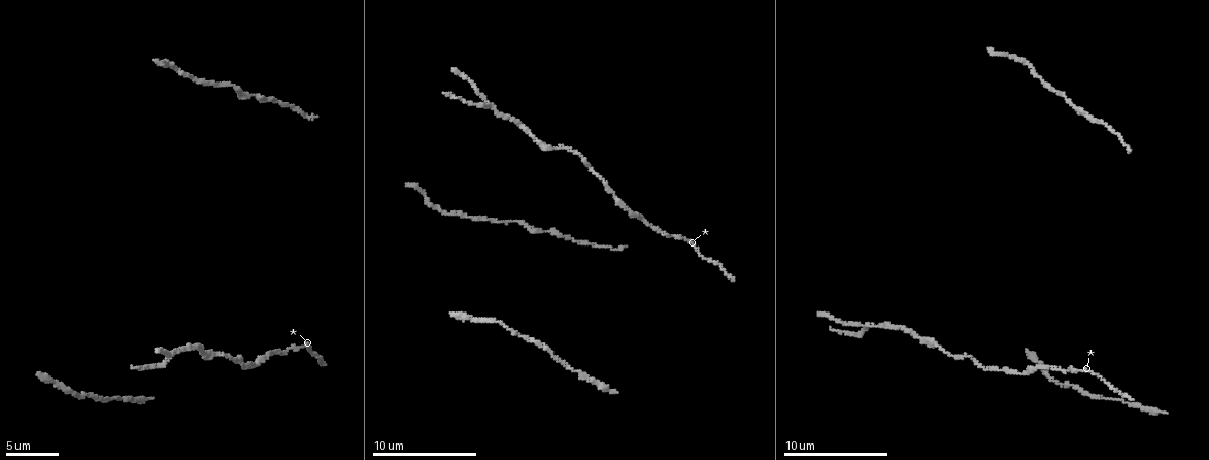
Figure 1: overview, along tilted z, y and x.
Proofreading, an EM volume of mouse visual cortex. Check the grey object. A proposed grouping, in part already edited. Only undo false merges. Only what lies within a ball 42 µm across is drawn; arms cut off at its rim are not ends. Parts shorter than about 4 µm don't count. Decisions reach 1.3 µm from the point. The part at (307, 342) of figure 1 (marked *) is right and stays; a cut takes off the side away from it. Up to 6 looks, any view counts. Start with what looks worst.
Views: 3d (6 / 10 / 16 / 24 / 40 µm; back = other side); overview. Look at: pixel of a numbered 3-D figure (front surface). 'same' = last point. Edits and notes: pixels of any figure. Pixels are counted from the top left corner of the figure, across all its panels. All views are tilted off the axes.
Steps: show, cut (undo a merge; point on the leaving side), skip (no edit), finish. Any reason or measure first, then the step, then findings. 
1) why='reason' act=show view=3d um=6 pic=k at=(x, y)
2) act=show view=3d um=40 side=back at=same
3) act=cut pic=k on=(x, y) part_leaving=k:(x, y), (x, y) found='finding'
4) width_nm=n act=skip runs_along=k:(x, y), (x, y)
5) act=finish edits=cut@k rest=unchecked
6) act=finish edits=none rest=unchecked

why='side arm on a straight run' act=show view=3d um=16 pic=1 at=(864, 326)

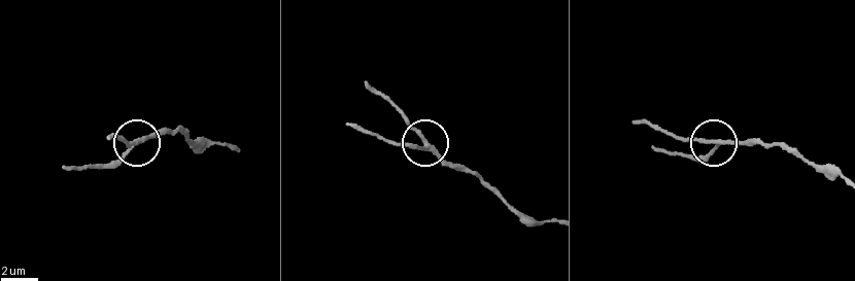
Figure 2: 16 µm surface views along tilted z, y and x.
arms=3 act=skip runs_along=2:(549, 222), (533, 222), (468, 169), (443, 162), (396, 106) found='one cell here'

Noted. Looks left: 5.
why='sudden change in width' act=show view=3d um=16 pic=1 at=(202, 353)

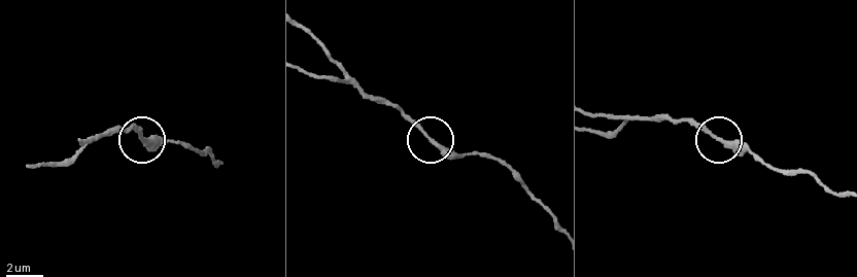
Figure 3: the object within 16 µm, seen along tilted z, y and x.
act=skip runs_along=3:(554, 215), (509, 168), (478, 154), (449, 156), (392, 107) found='all the same cell'

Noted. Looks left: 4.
why='calibre changes' act=show view=3d um=16 pic=1 at=(594, 173)

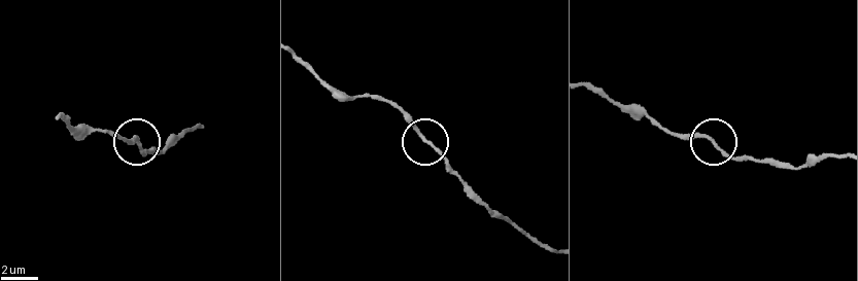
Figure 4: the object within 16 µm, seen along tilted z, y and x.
act=show view=3d um=6 pic=4 at=(425, 136)

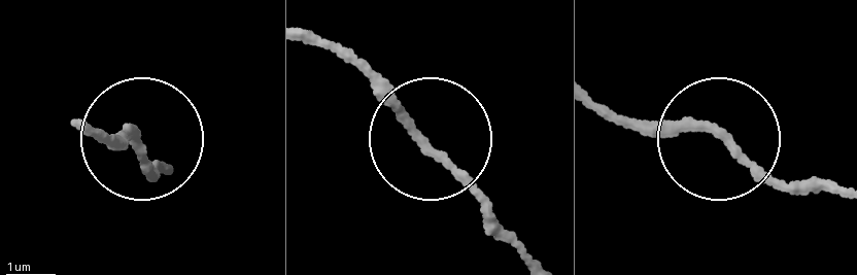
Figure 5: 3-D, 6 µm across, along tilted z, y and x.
width_nm=170 act=skip runs_along=5:(843, 194), (782, 187), (705, 131), (600, 113) found='continuous, no second cell'

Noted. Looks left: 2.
act=finish edits=none rest=unchecked

